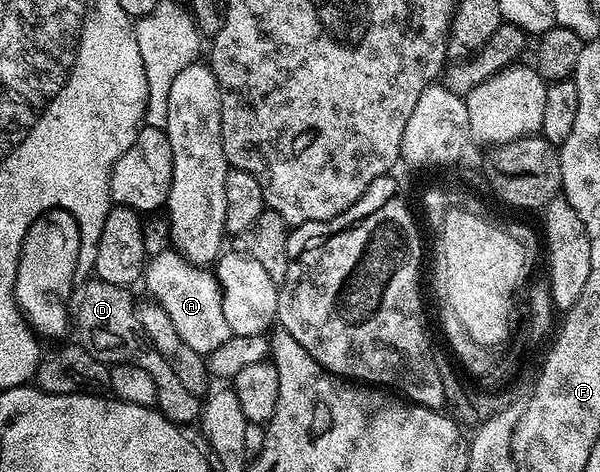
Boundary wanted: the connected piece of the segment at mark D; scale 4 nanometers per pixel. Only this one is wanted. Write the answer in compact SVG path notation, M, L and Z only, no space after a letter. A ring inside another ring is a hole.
M96 277L90 279L82 288L77 288L78 304L72 307L72 331L78 334L77 342L83 349L93 355L103 365L131 363L149 373L154 379L158 401L157 410L172 423L193 424L199 418L200 403L190 392L179 385L178 378L167 367L162 356L153 349L148 349L147 340L138 324L138 312L135 300L130 300L130 291L124 287L108 285Z

